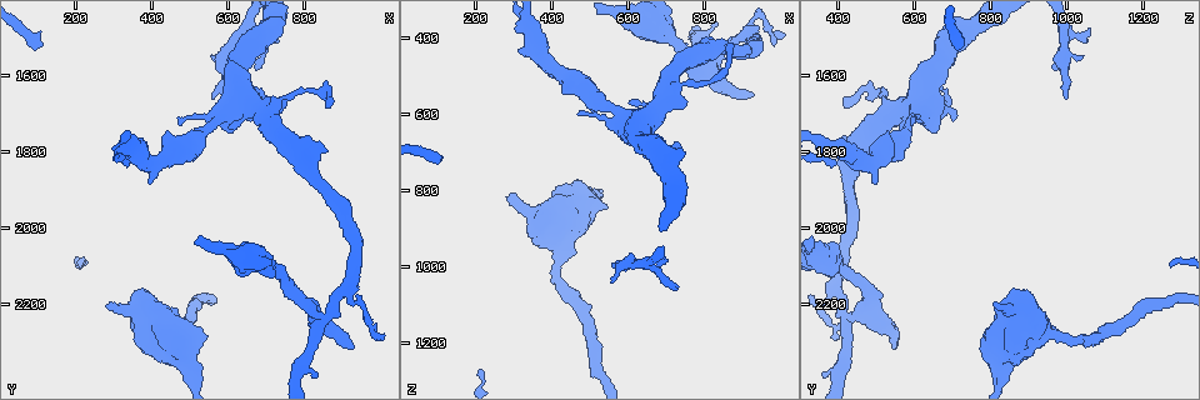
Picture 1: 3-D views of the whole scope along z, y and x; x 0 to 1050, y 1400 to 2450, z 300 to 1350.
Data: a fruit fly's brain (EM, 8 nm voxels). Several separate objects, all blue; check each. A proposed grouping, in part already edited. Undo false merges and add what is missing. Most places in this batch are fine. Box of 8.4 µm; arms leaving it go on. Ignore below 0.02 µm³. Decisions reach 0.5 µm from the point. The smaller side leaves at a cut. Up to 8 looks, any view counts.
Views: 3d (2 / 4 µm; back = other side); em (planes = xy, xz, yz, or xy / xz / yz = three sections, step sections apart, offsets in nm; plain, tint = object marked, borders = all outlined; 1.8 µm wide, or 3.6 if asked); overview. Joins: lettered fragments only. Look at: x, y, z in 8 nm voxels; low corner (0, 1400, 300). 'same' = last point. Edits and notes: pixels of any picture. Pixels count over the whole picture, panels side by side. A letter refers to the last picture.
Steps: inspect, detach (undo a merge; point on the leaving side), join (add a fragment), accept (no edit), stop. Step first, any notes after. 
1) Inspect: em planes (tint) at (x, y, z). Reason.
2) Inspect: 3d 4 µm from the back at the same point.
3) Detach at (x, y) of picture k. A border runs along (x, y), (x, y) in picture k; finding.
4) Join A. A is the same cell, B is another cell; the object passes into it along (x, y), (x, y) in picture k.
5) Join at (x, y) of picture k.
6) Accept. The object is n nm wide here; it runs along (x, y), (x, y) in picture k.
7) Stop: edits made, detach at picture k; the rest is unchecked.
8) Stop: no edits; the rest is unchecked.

Inspect: 3d 4 µm at (725, 1480, 1065). Tapers out.

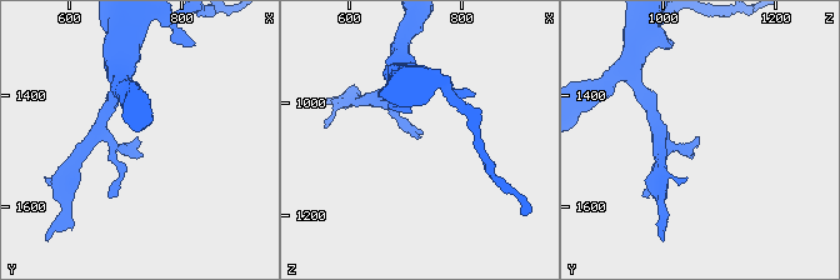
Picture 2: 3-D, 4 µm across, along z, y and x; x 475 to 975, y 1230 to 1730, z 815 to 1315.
Inspect: em planes (borders) at (725, 1475, 1055).

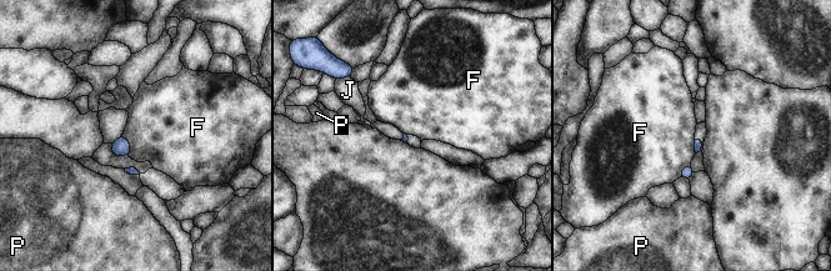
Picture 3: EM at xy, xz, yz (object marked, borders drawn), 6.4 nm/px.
Accept. The longest contact is with F, 140 nm; F, J and P are other cells; none of them fits.

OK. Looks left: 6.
Inspect: 3d 4 µm at (565, 1655, 995). An open end.

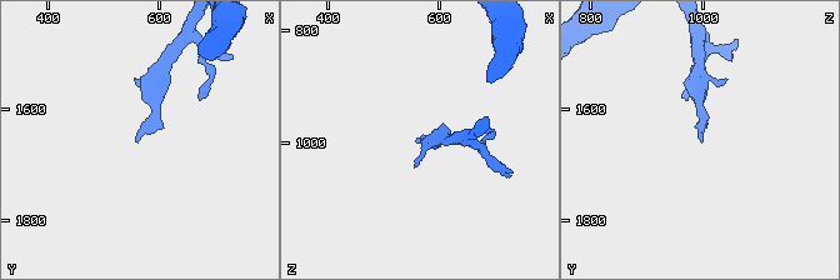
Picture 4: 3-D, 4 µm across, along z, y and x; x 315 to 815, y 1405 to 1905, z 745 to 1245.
Inspect: em xz step 16 (borders) at (560, 1660, 1000). Need the tissue.

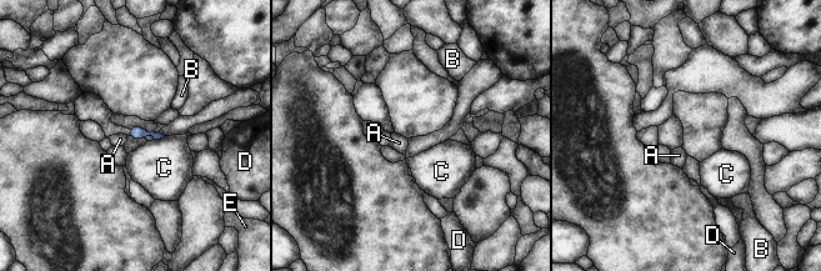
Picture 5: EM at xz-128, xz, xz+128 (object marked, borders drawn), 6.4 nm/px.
Inspect: em planes (borders) at the same point. Cut it another way.

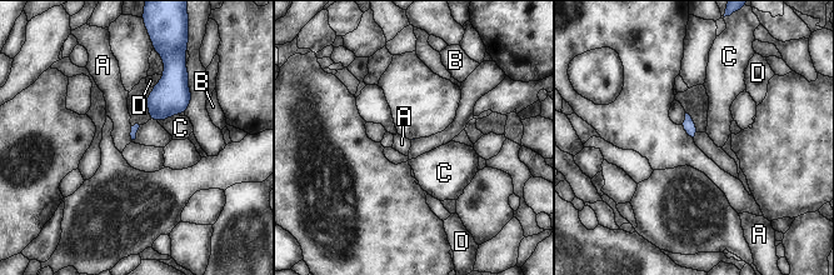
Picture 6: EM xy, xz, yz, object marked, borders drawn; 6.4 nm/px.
Accept. A, B, C and D are other cells; a border runs along (131, 126), (130, 139) in picture 6; no lettered fragment goes on from it.

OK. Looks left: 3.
Inspect: em planes (borders) at (925, 2305, 540). An open end.

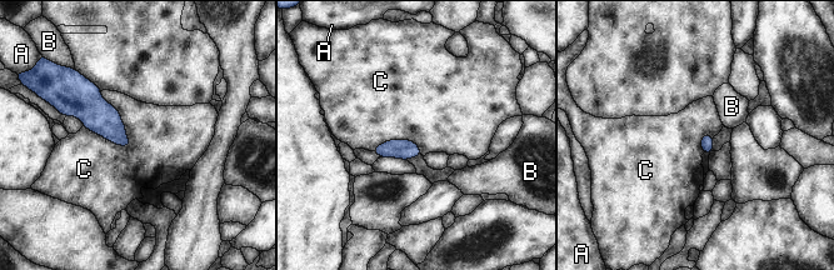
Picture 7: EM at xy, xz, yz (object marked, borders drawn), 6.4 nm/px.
Accept. A, B and C are other cells; a border runs along (100, 91), (125, 148) in picture 7; no lettered fragment goes on from it.

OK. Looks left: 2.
Inspect: em planes (plain) at (295, 2195, 805). Branch stops here.

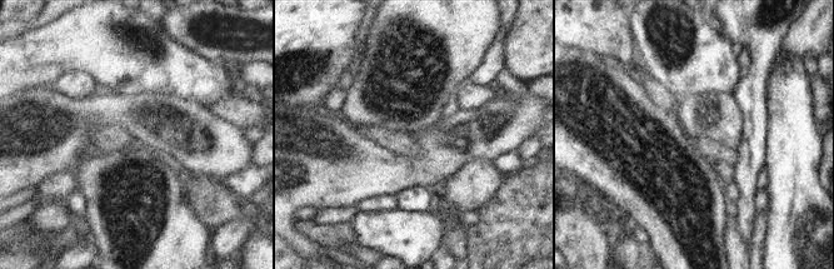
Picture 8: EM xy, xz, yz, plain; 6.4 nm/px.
Inspect: em planes (borders) at the same point.

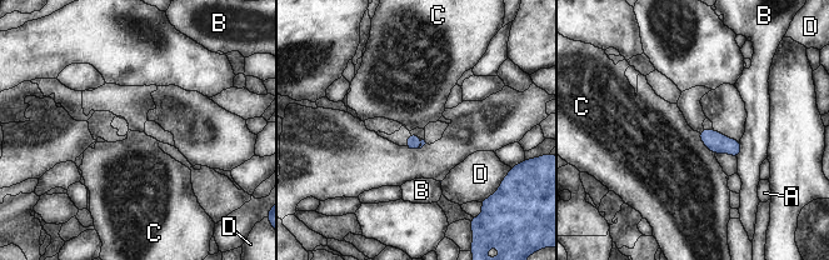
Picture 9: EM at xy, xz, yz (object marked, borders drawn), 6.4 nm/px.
Accept. A, B, C and D are other cells; a border runs along (698, 133), (702, 141), (714, 154) in picture 9; none of them fits.

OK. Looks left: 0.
Stop: no edits; the rest is unchecked.

